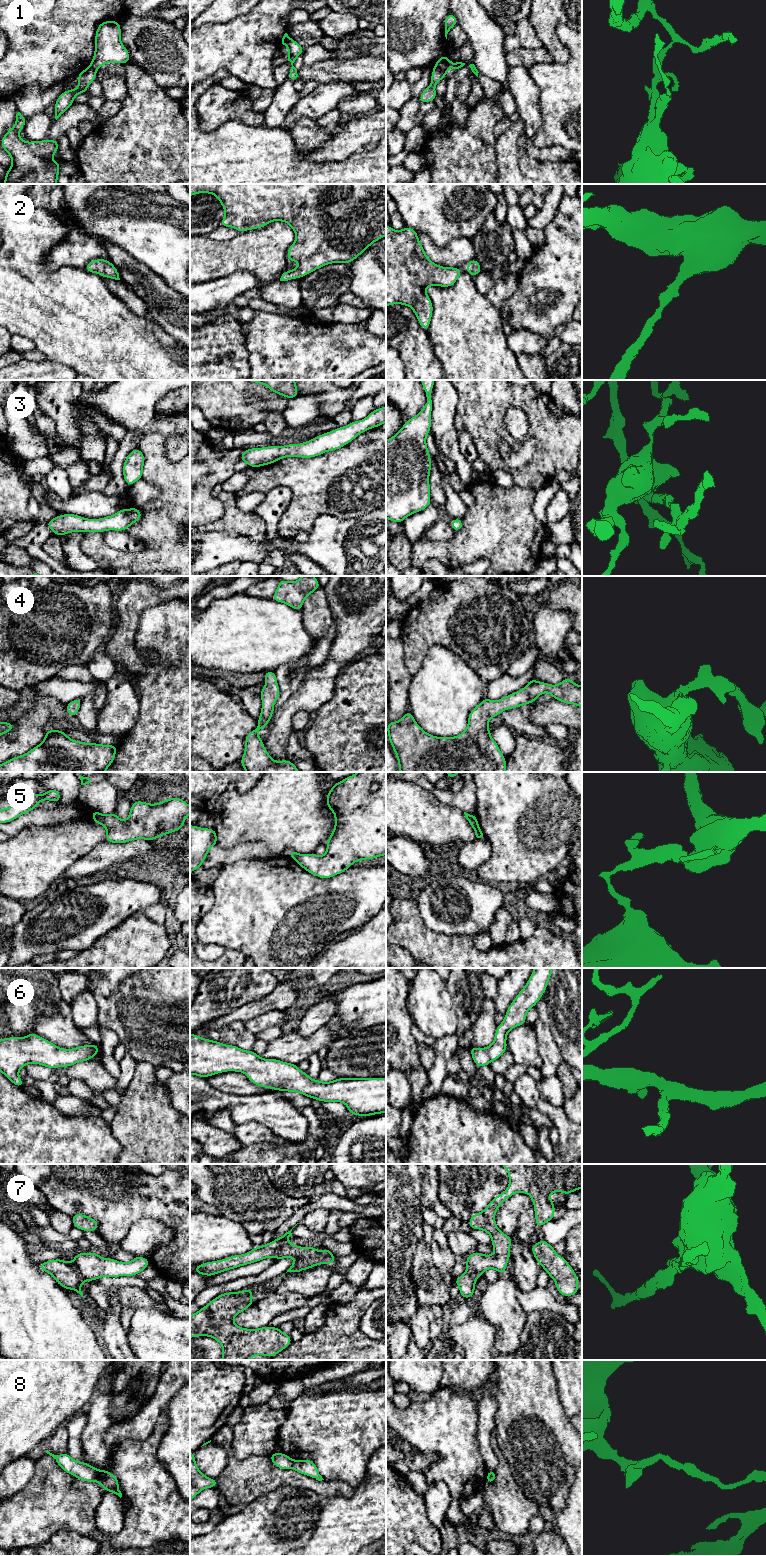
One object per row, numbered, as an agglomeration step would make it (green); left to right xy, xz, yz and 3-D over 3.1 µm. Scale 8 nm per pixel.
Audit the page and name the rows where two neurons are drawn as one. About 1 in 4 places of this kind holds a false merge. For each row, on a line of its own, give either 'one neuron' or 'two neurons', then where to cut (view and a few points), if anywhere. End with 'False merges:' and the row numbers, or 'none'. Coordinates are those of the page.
1: two neurons | yz (434, 66), (445, 75)
2: one neuron | no cut
3: one neuron | no cut
4: one neuron | no cut
5: two neurons | xy (102, 815), (100, 823)
6: one neuron | no cut
7: two neurons | xy (71, 1264), (84, 1280)
8: two neurons | xy (99, 1471), (96, 1481)
False merges: 1, 5, 7, 8

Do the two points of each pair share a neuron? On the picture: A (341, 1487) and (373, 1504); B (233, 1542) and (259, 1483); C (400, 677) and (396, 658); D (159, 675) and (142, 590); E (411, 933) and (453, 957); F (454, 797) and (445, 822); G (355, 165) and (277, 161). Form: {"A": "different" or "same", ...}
{"A": "different", "B": "different", "C": "same", "D": "same", "E": "same", "F": "different", "G": "same"}

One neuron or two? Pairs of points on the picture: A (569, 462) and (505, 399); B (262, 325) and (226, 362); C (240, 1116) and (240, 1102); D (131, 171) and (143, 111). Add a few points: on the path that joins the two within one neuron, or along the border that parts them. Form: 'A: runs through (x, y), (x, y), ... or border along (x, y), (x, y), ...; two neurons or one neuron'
A: runs through (559, 442), (559, 436), (525, 402); one neuron
B: border along (245, 336), (245, 348), (250, 365); two neurons
C: runs through (240, 1113), (240, 1105); one neuron
D: runs through (143, 156), (143, 126); one neuron

